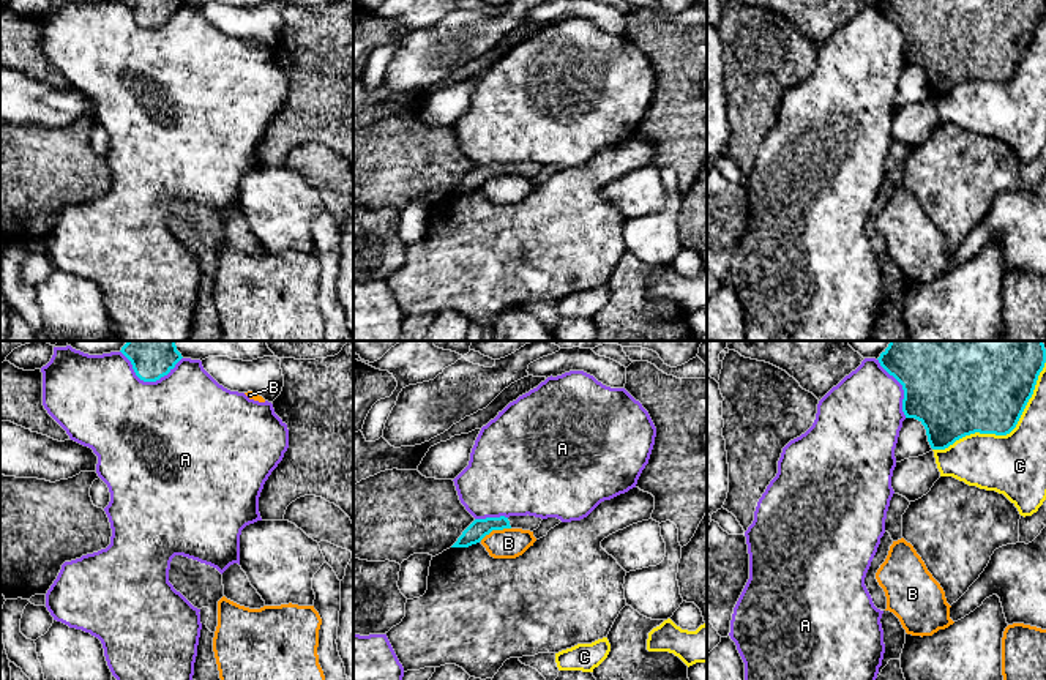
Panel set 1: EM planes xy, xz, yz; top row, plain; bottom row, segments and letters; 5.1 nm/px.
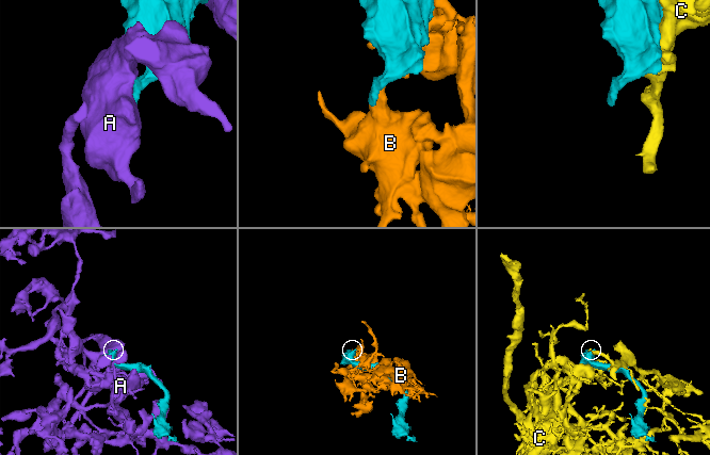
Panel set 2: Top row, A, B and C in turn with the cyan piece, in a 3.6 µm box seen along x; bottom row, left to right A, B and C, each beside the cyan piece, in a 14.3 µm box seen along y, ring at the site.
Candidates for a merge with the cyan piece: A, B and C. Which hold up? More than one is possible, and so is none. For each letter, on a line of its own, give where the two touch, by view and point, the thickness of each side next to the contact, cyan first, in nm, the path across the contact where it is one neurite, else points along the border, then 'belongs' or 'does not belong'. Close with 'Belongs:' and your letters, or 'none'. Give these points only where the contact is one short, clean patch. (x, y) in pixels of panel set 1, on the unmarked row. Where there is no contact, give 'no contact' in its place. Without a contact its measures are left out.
A: xy (150, 27) | 140/500 nm | does not belong
B: xz (494, 175) | 100/160 nm | does not belong
C: yz (1005, 81) | 400/320 nm | does not belong
Belongs: none

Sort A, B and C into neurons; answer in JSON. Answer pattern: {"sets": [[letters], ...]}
{"sets": [["A"], ["B"], ["C"]]}

